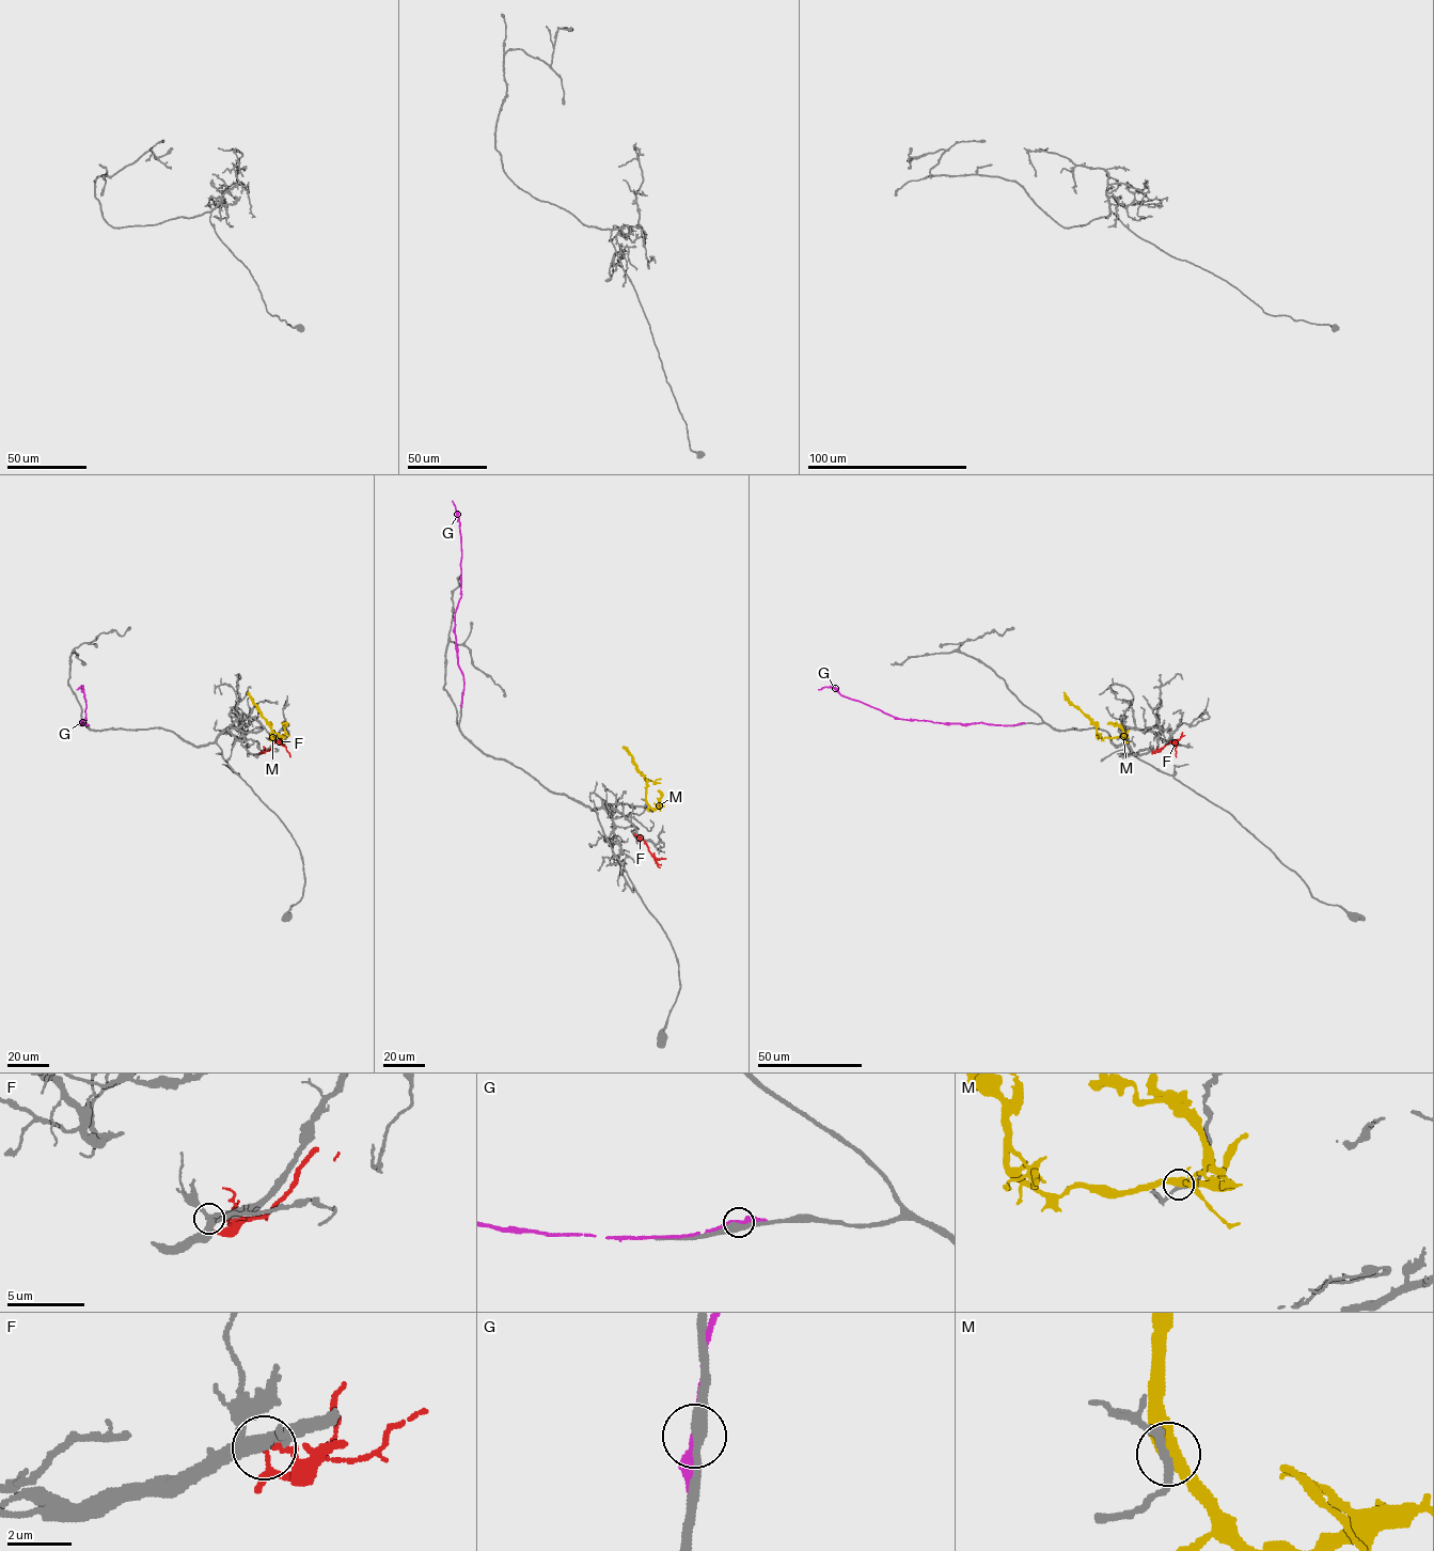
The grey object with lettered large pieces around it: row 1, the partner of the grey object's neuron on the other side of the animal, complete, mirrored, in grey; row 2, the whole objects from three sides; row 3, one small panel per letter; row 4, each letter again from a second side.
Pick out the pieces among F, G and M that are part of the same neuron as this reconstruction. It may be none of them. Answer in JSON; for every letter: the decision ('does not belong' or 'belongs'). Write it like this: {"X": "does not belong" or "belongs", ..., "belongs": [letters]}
{"F": "does not belong", "G": "does not belong", "M": "does not belong", "belongs": []}

